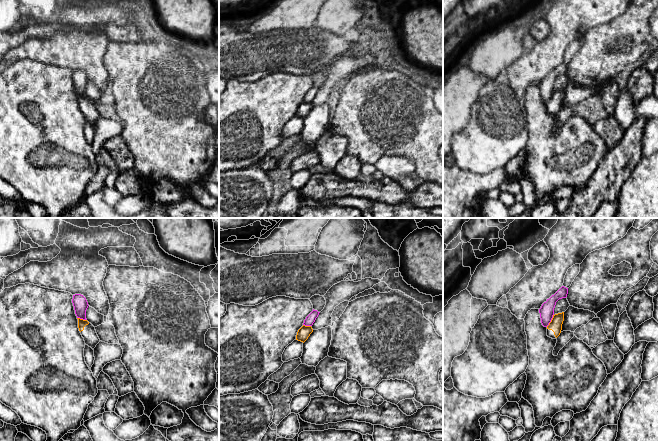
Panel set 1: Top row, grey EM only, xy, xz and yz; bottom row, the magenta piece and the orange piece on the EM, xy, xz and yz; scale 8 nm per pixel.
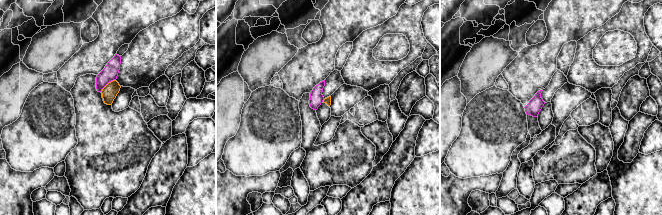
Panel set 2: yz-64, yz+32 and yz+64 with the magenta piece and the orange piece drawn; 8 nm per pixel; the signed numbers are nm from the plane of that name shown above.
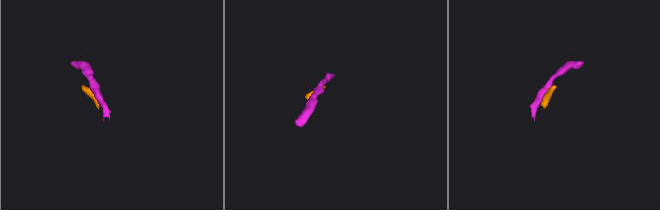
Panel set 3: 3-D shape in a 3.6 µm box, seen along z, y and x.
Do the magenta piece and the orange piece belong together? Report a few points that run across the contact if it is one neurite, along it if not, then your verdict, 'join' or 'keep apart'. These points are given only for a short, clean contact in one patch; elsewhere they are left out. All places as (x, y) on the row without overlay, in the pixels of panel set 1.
line yz (553, 90), (553, 93), (546, 102); keep apart

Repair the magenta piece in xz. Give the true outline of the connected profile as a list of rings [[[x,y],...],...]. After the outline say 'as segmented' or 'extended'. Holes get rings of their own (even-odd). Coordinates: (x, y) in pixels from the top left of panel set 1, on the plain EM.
[[[314,86],[306,93],[306,95],[304,96],[303,101],[305,102],[312,102],[313,99],[315,98],[316,94],[318,93],[320,88],[318,88],[317,86]]]; as segmented

